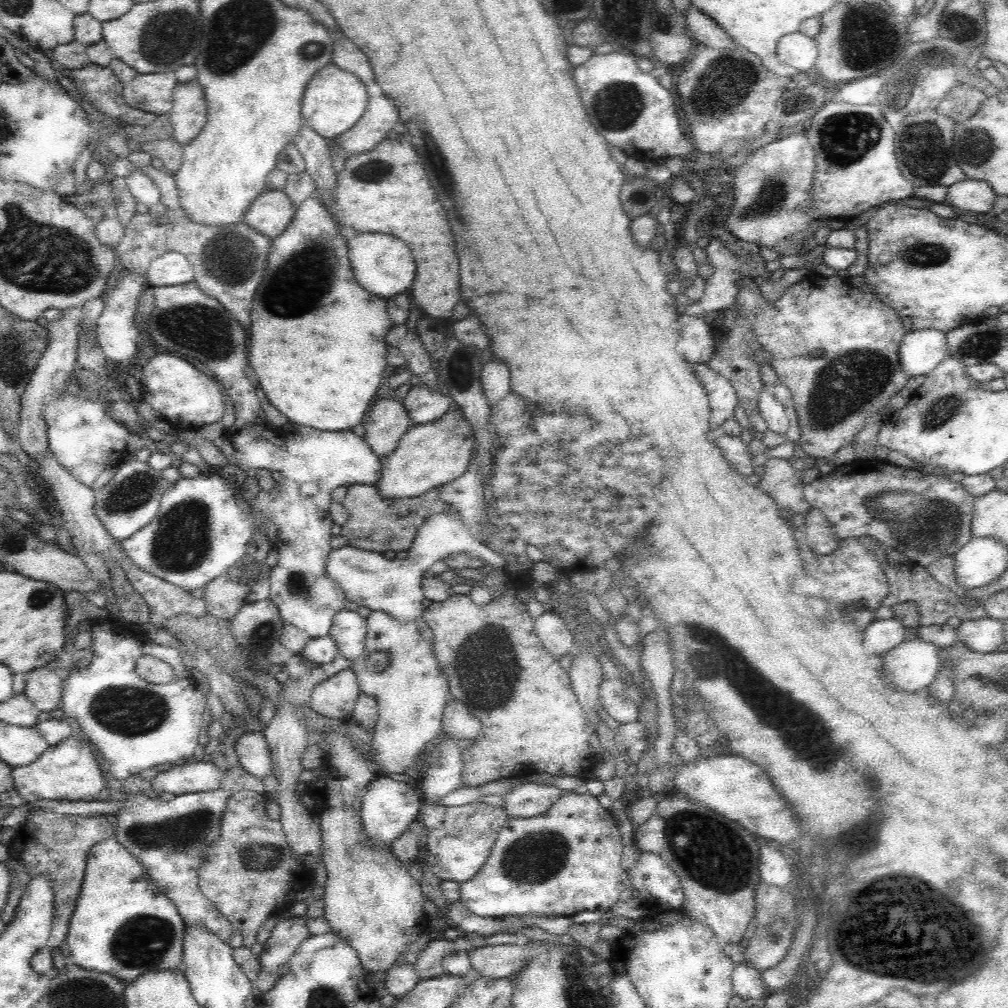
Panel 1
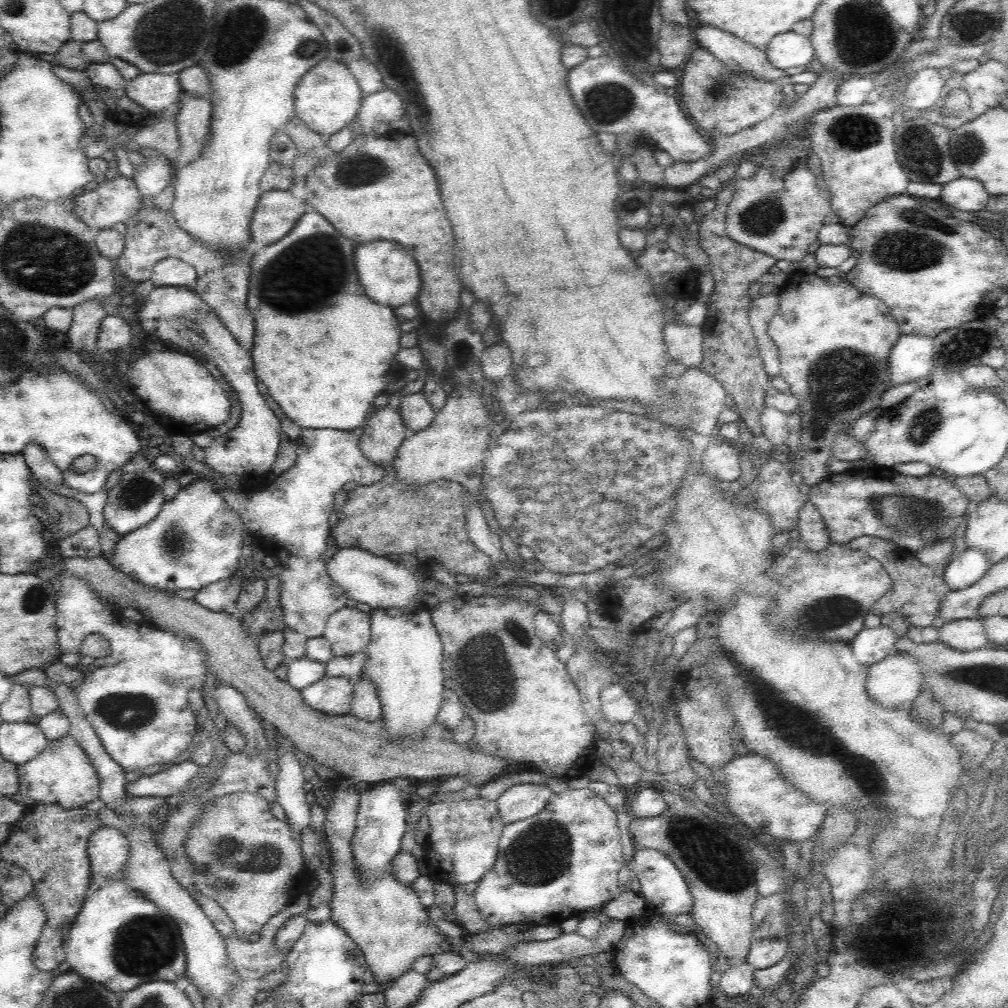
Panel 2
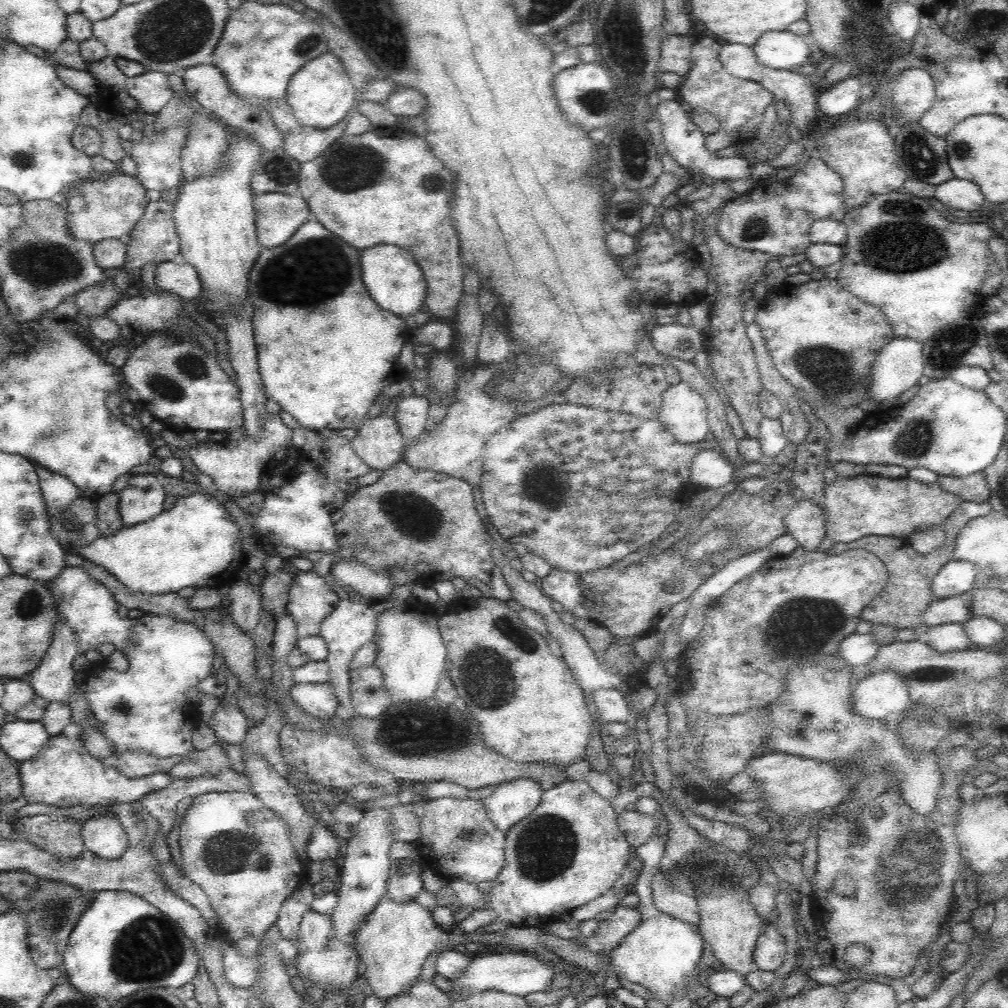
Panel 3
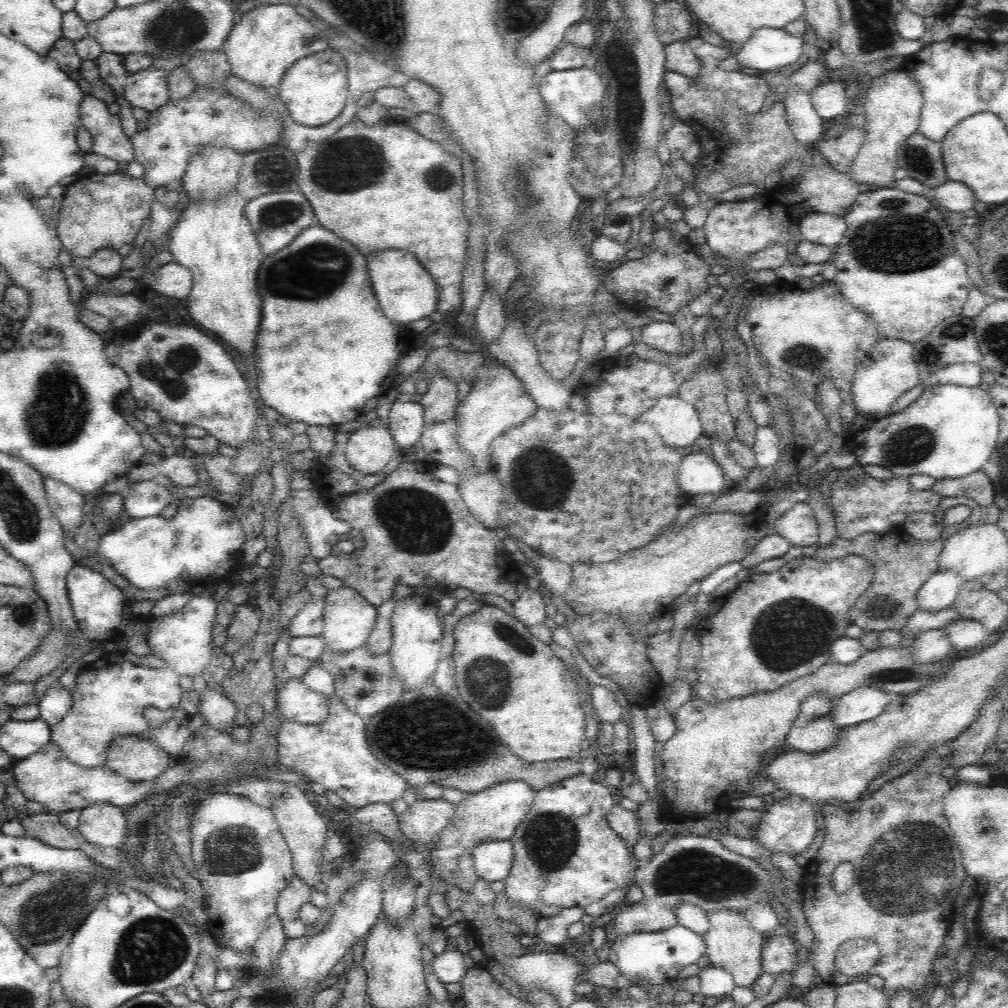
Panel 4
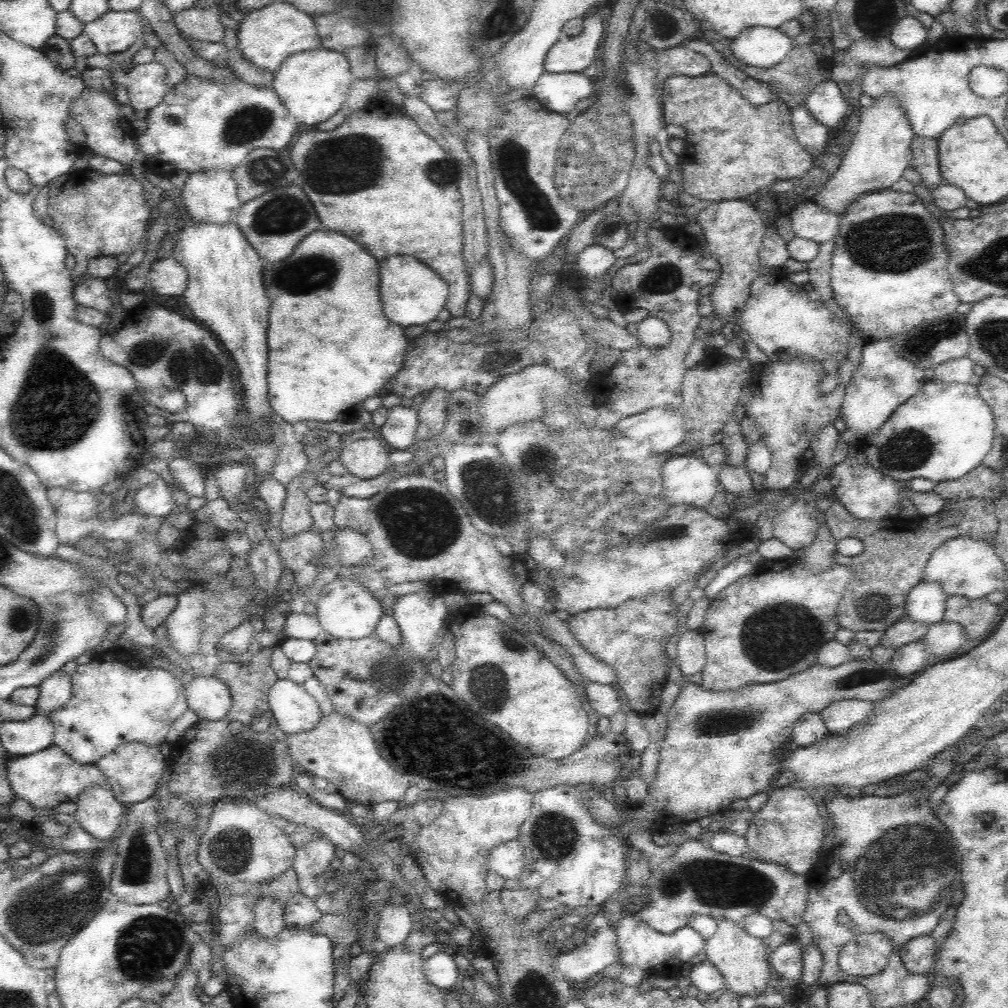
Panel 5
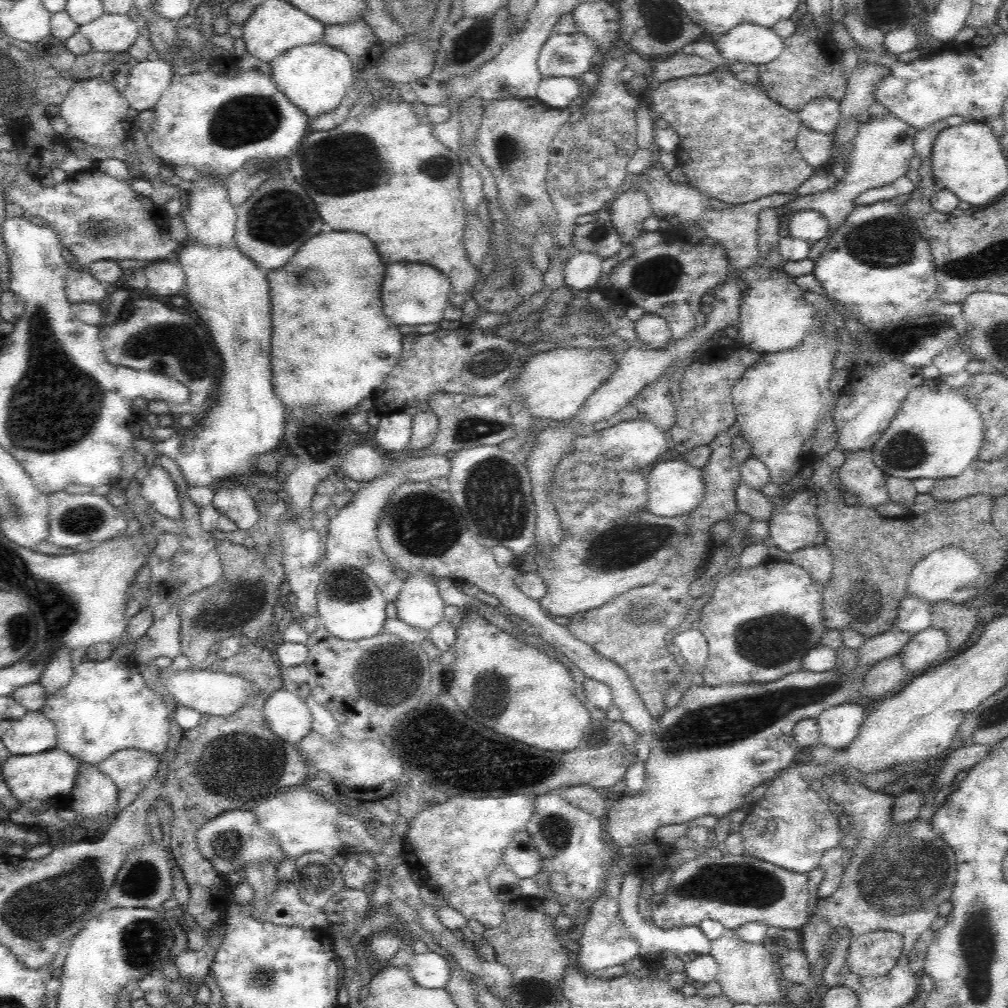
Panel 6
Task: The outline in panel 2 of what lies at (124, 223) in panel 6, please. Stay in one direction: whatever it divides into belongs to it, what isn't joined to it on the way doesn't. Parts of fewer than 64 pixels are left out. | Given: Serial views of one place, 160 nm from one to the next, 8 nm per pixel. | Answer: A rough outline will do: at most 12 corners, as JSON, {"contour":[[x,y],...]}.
{"contour":[[118,176],[74,196],[93,236],[142,207],[133,178]]}

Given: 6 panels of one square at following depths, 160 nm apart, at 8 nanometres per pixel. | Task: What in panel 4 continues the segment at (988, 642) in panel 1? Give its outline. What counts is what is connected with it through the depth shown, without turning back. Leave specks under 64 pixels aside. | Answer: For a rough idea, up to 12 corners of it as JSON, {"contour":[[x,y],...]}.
{"contour":[[942,628],[914,637],[914,659],[931,664],[953,650]]}

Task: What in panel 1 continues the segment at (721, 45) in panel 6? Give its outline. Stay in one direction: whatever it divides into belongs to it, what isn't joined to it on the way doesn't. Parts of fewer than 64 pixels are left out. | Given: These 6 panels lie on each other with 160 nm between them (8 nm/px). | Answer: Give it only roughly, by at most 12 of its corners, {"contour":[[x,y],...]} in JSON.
{"contour":[[799,30],[781,36],[780,62],[808,72],[819,53],[815,38]]}

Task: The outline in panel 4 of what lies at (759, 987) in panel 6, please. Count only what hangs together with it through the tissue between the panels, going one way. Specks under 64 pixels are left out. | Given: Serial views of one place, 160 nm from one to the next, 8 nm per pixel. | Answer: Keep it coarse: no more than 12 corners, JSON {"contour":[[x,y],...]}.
{"contour":[[710,910],[705,954],[750,987],[763,973],[758,932],[740,910]]}

